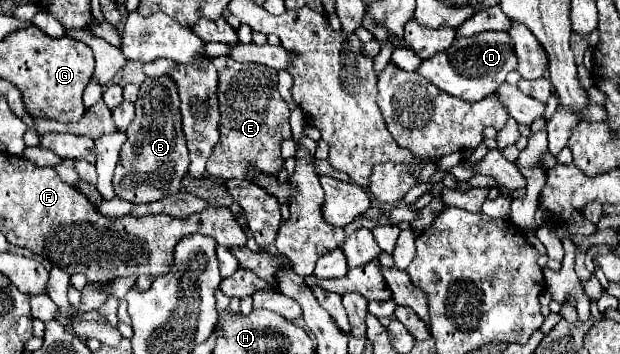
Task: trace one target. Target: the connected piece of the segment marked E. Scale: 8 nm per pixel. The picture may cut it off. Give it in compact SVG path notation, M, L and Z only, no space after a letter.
M214 57L212 65L218 71L218 105L220 105L220 141L214 147L206 171L210 177L216 179L248 179L248 165L254 161L254 171L264 173L264 175L278 175L284 159L280 155L280 143L284 139L292 137L290 131L290 123L288 123L288 107L286 101L280 97L276 83L278 83L278 75L274 69L266 67L266 65L256 65L256 63L236 63L228 57Z

